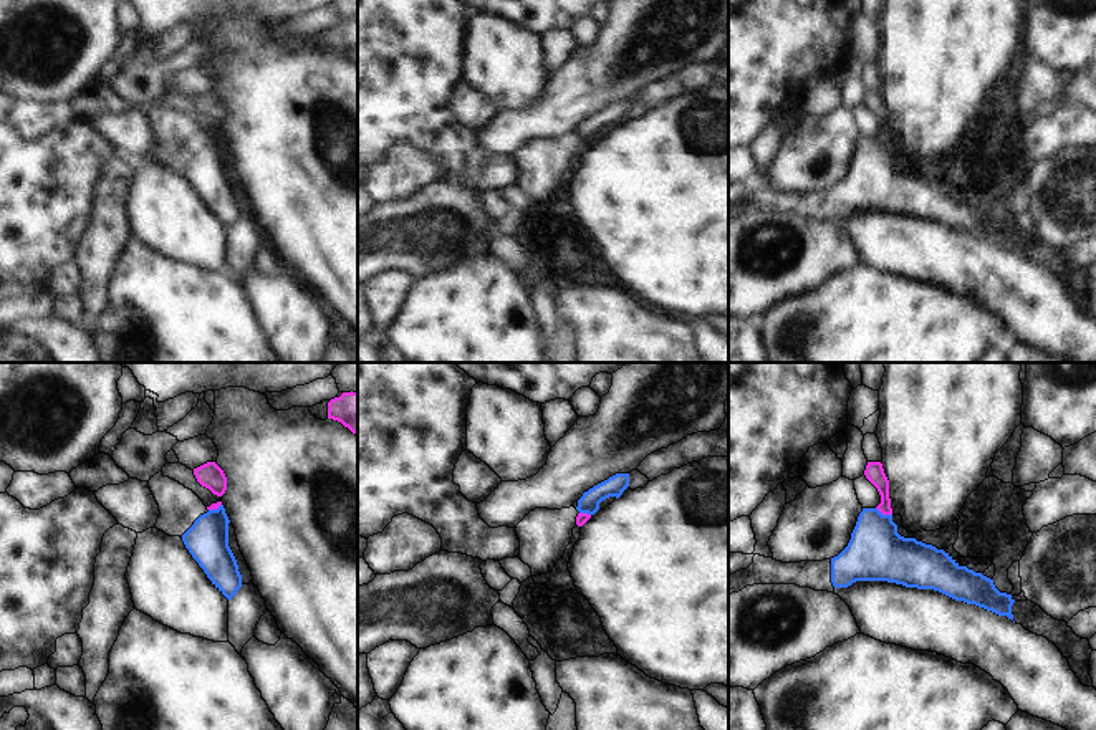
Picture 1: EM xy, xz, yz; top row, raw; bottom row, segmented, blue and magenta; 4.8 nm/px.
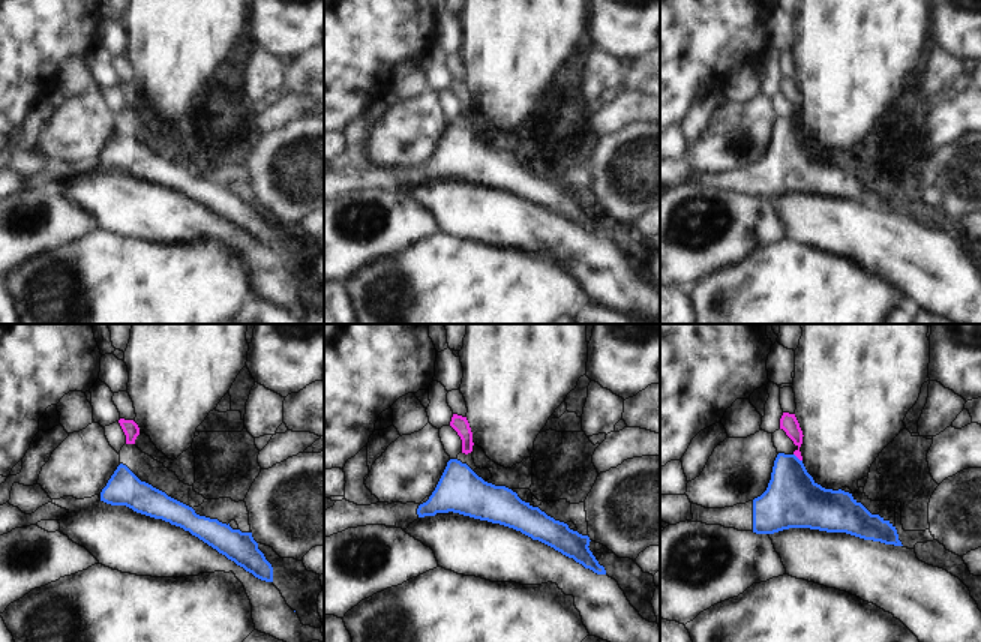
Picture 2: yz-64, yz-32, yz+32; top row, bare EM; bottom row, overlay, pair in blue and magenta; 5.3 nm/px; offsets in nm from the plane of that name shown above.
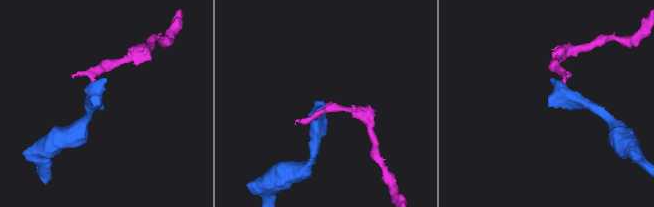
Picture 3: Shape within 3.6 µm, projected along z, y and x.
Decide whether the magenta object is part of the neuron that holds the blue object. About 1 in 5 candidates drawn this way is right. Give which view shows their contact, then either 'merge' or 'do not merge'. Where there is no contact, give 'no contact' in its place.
meets blue in yz; do not merge

